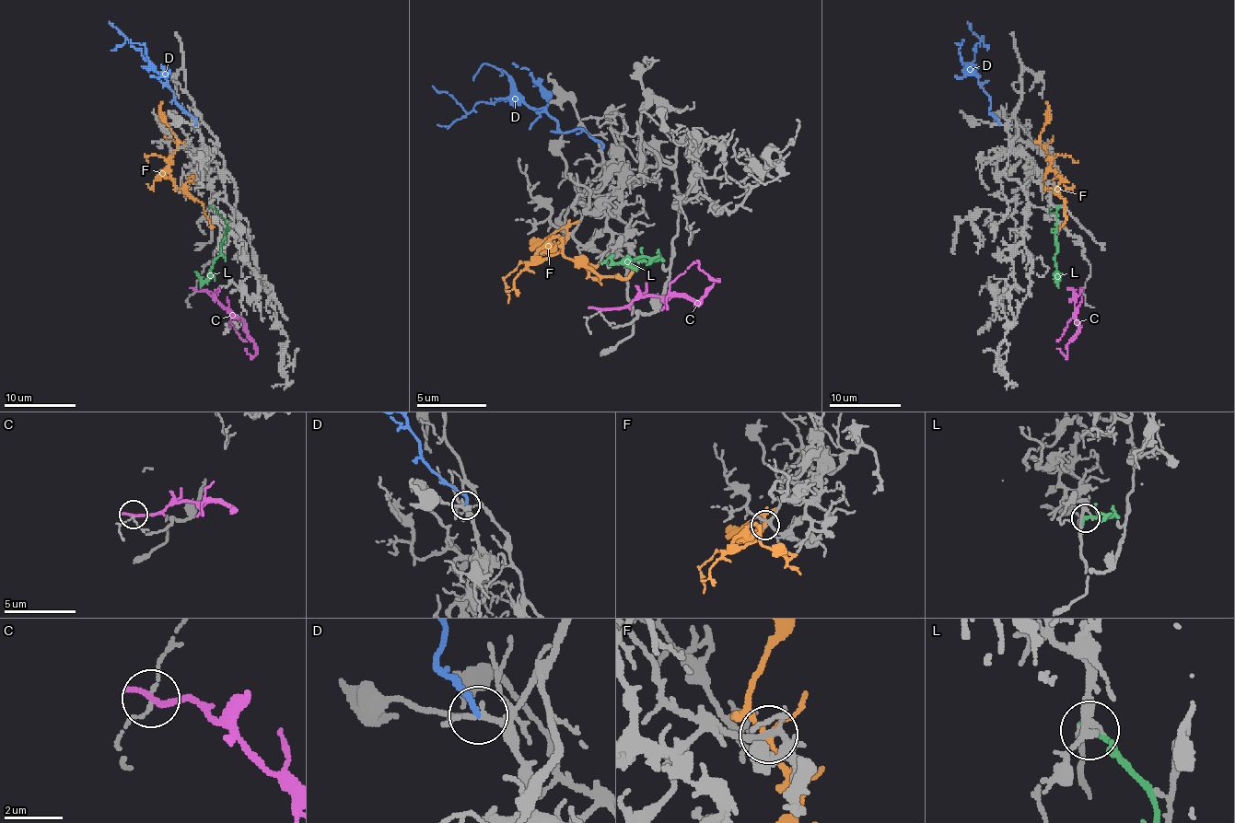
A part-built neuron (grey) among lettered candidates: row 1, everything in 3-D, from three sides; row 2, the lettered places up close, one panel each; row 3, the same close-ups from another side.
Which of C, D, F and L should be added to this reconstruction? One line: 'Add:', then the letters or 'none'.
Add: D

